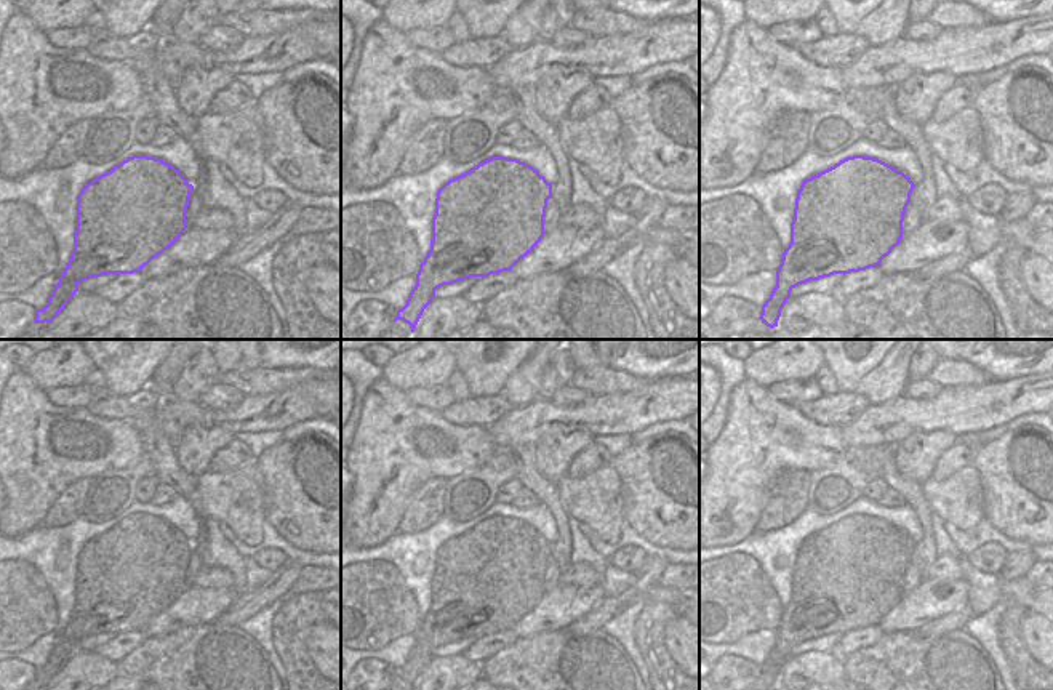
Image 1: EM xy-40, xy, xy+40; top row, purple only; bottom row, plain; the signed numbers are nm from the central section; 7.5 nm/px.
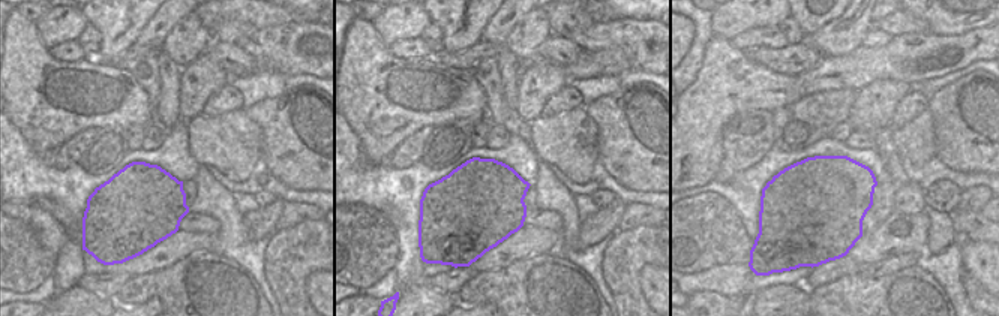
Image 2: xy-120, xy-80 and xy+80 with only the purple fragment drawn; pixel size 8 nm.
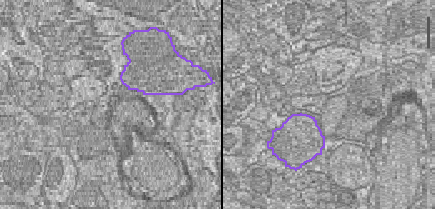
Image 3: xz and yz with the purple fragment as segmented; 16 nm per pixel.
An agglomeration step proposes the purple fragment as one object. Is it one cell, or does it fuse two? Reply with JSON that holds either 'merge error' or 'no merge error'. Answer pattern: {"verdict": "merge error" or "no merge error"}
{"verdict": "merge error"}

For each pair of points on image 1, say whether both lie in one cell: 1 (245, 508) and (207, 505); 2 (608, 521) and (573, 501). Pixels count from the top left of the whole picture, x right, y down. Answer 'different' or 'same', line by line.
1: same
2: same

